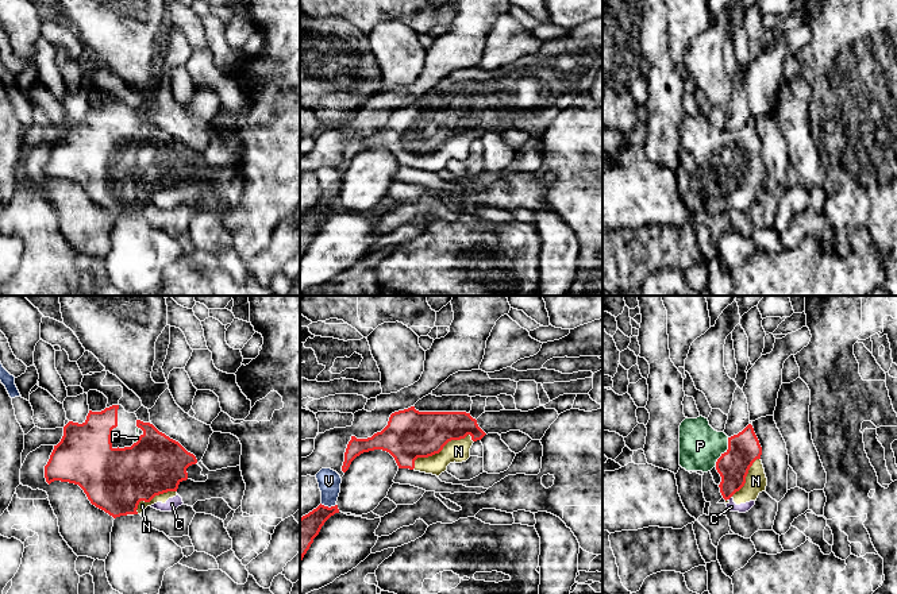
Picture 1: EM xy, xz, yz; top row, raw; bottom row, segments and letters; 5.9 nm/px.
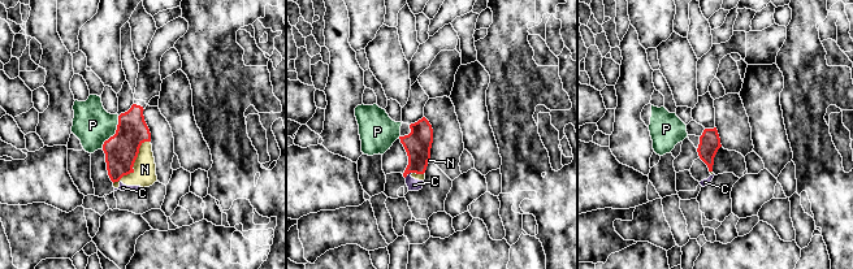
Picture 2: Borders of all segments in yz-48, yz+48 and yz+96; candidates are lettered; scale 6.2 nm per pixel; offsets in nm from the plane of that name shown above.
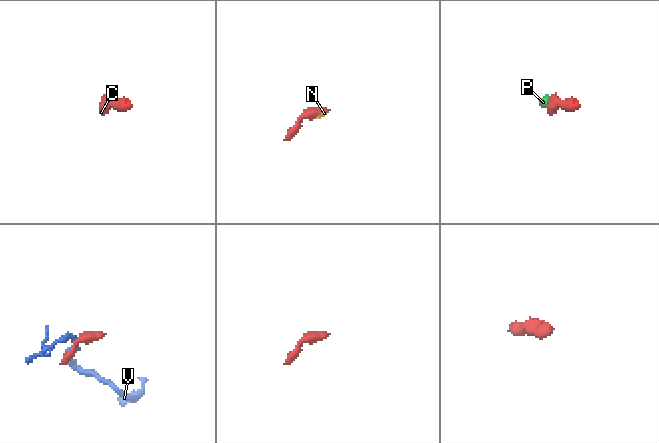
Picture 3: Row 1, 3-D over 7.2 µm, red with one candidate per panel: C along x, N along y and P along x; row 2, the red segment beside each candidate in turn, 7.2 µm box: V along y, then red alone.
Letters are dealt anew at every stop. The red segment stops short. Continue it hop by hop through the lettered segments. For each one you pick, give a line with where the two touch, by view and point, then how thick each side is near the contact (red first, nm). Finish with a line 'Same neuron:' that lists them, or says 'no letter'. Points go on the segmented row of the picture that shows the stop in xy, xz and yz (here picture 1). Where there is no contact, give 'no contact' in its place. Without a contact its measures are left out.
C: contact yz (730, 497); calibres 190 and 60 nm
N: contact xz (439, 451); calibres 300 and 140 nm
P: contact yz (727, 451); calibres 190 and 260 nm
Same neuron: C, N, P

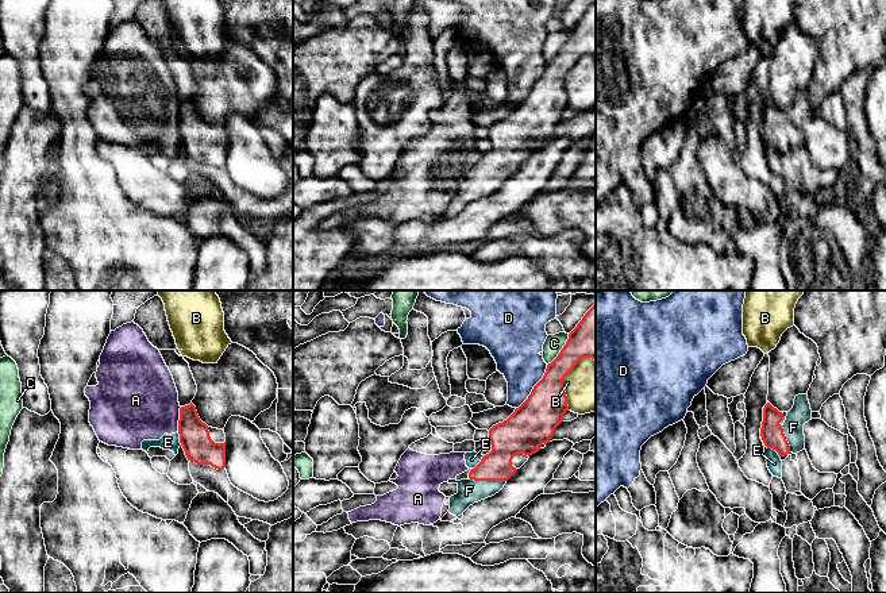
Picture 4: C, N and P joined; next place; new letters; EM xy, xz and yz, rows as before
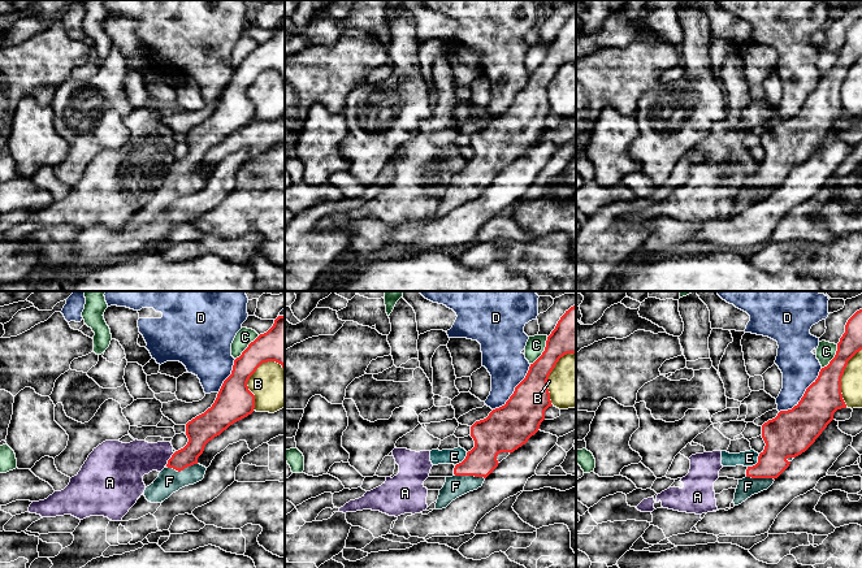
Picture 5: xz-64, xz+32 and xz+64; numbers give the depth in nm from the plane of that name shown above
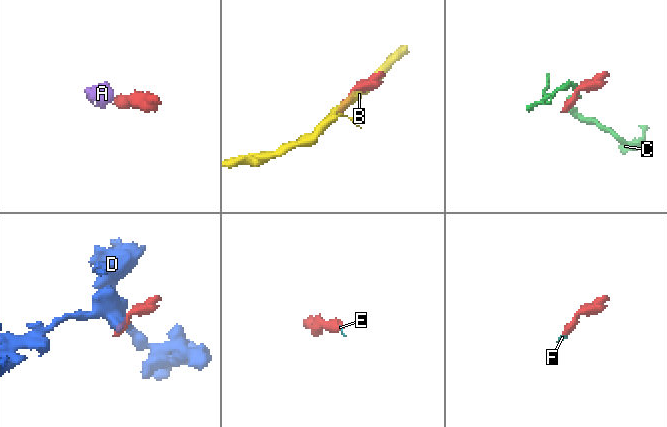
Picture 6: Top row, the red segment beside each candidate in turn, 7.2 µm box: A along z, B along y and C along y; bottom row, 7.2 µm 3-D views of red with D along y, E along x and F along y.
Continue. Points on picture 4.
F: contact xz (488, 480); calibres 180 and 140 nm
Same neuron: F

